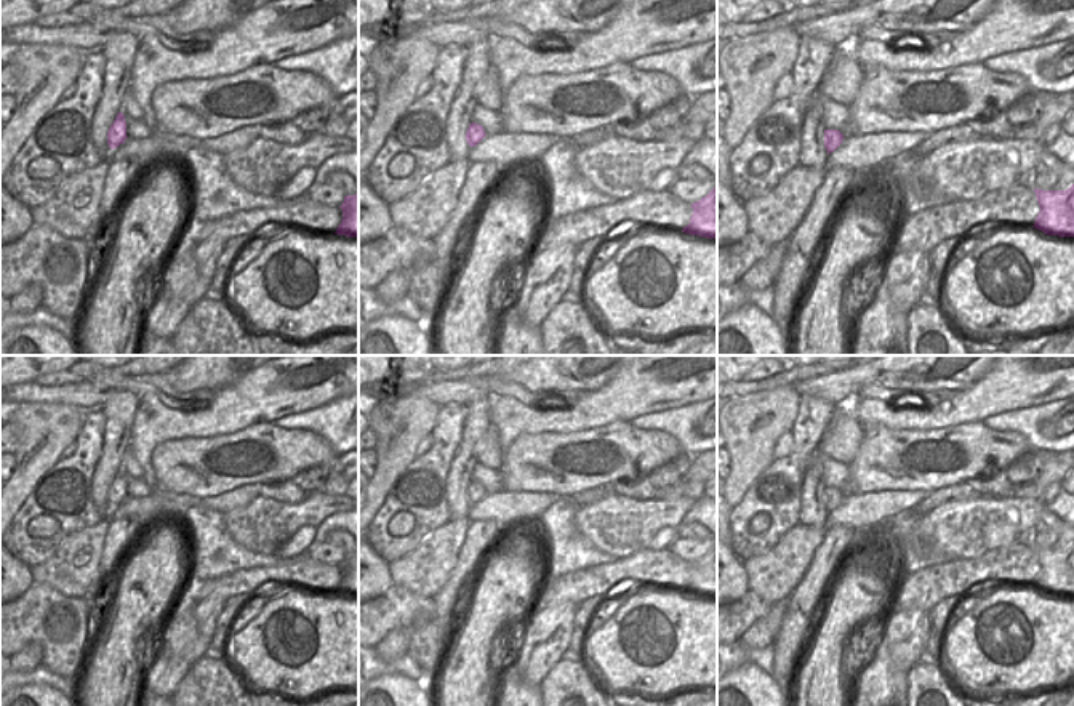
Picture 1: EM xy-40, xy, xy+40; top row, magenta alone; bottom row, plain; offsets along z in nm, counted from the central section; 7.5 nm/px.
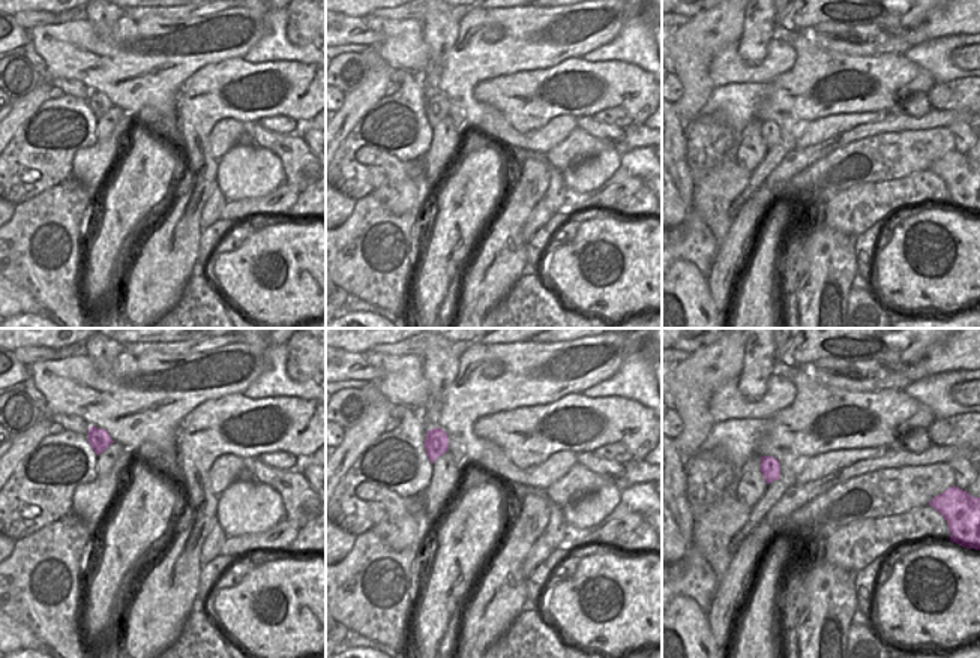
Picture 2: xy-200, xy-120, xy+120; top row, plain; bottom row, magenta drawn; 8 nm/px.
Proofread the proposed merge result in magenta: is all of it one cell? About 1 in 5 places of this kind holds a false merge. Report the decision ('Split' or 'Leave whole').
Leave whole.

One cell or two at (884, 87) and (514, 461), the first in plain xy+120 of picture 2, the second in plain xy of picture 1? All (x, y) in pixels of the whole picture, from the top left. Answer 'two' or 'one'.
one

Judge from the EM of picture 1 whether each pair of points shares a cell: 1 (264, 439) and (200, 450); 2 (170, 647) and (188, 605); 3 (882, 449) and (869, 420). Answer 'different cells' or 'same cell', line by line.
1: same cell
2: same cell
3: different cells

